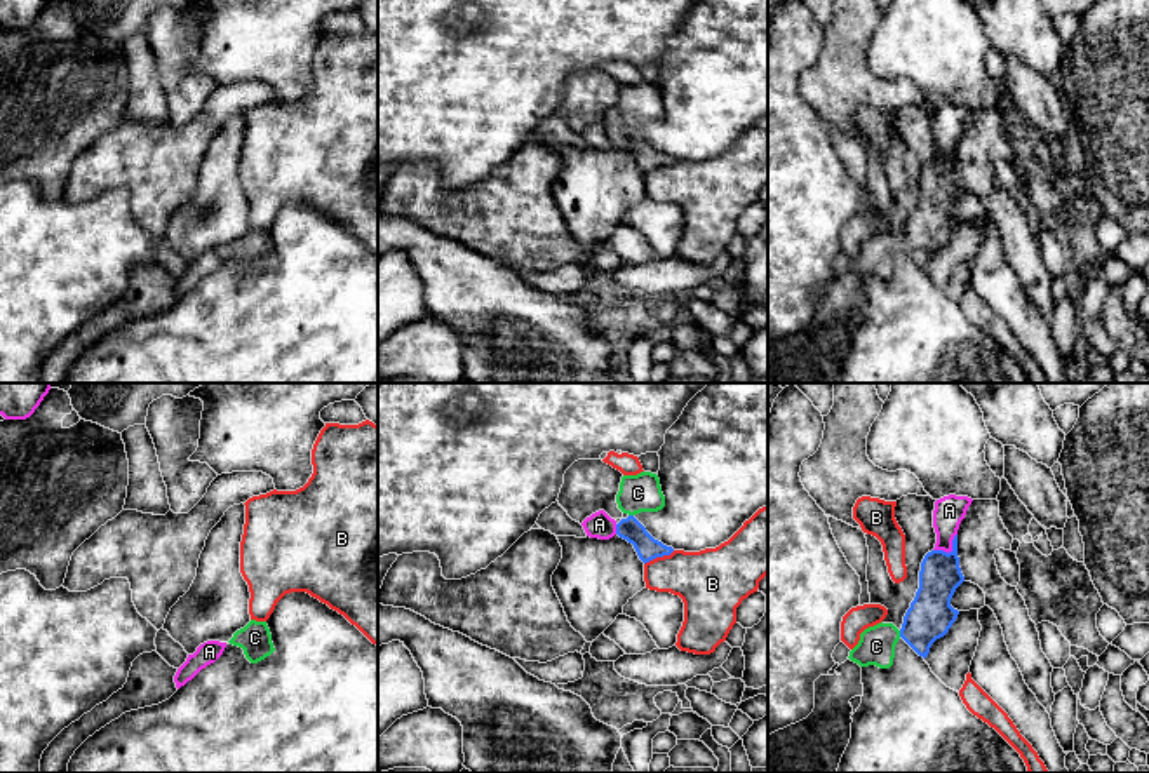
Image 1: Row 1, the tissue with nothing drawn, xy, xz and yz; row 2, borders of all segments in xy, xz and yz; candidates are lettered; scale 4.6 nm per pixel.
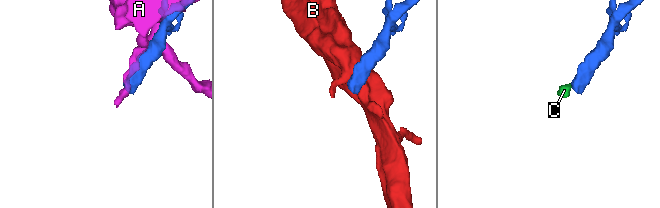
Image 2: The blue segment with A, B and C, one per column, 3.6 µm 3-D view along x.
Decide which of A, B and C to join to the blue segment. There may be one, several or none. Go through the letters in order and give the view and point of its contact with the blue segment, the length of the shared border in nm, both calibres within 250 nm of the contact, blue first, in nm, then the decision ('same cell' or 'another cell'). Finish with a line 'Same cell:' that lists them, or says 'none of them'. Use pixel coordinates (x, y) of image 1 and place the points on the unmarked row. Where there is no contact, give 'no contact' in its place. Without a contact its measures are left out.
A: contact yz (949, 162); length 140 nm; calibres 190 and 140 nm; another cell
B: contact xz (658, 166); length 160 nm; calibres 110 and 280 nm; another cell
C: contact yz (900, 244); length 30 nm; calibres 200 and 170 nm; same cell
Same cell: C

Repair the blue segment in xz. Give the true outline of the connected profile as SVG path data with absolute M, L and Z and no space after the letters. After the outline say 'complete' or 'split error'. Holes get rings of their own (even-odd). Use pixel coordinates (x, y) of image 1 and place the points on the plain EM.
M641 82L637 85L623 85L616 113L628 125L616 134L616 145L634 155L644 174L674 162L672 157L655 150L634 127L635 124L658 122L665 117L665 106L656 84Z; split error

